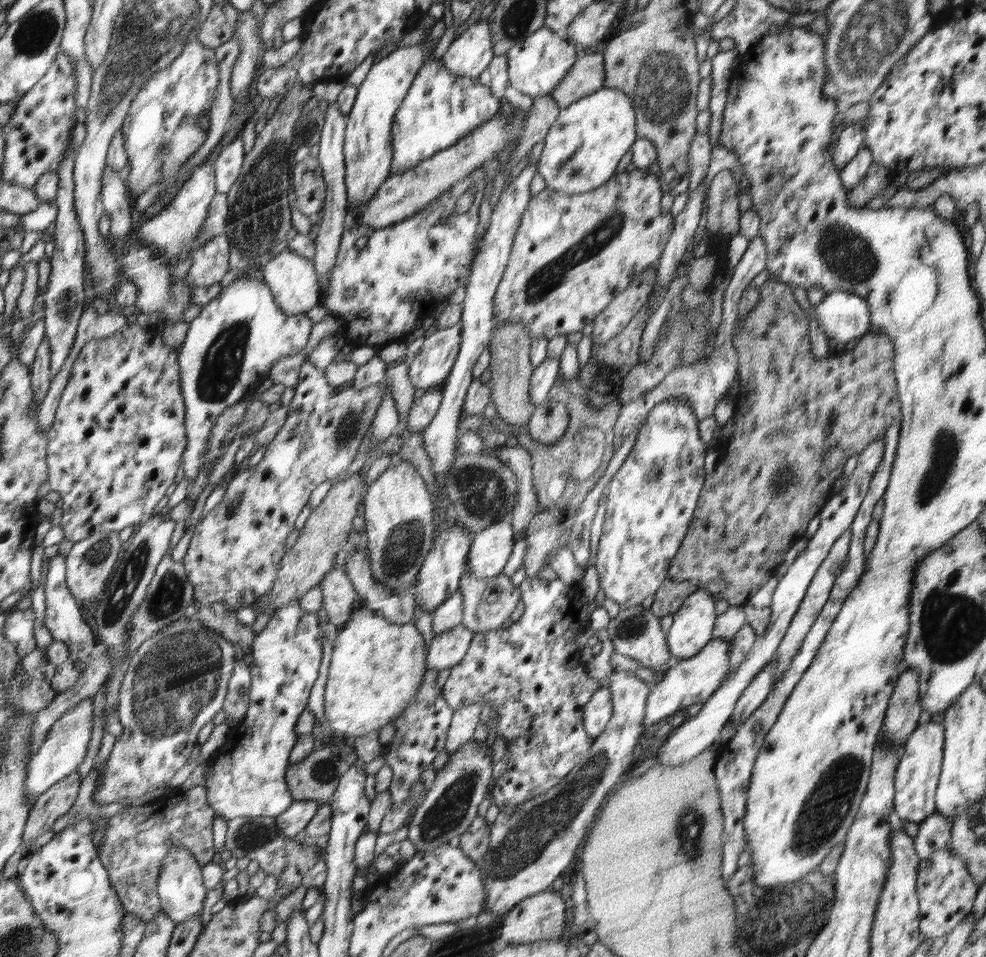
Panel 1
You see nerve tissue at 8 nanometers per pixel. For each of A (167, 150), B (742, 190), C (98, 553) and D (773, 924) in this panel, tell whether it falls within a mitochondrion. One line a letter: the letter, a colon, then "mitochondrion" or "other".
A: mitochondrion
B: other
C: mitochondrion
D: mitochondrion

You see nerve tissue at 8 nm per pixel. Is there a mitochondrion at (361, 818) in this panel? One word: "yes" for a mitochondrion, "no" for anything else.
no

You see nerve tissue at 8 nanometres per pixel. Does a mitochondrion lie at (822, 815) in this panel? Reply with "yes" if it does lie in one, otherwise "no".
yes

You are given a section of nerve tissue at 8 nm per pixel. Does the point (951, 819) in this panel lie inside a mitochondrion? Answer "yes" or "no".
no

